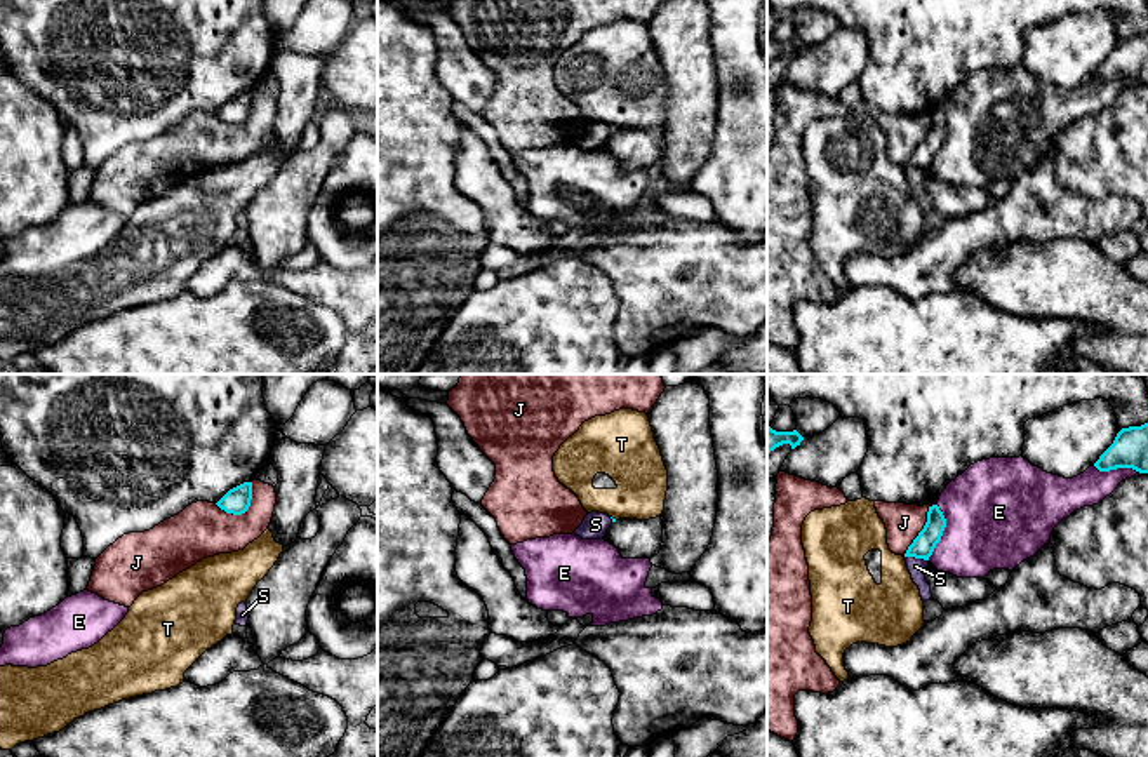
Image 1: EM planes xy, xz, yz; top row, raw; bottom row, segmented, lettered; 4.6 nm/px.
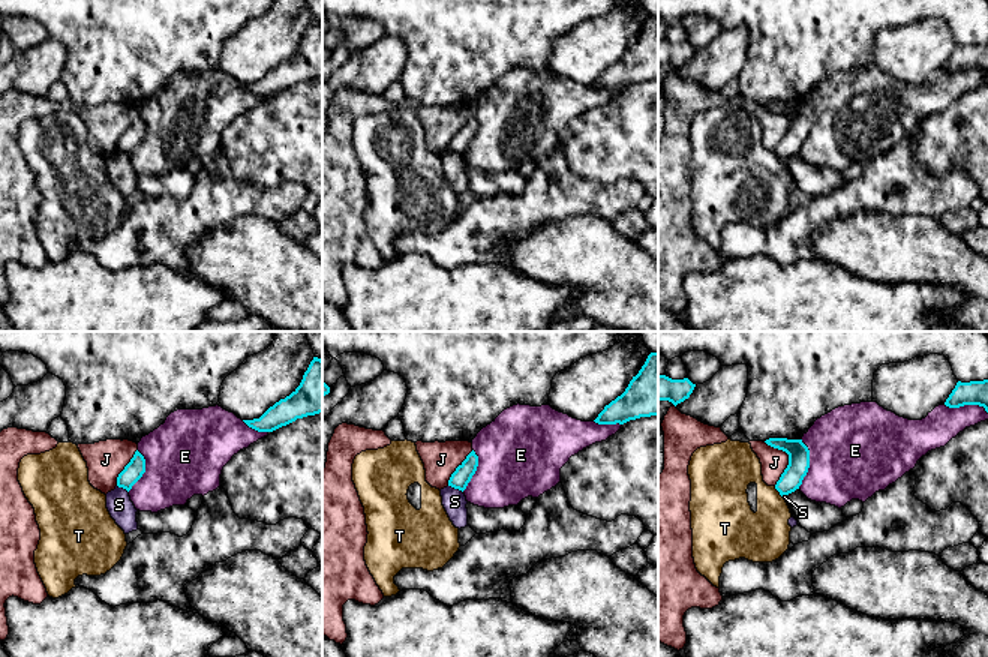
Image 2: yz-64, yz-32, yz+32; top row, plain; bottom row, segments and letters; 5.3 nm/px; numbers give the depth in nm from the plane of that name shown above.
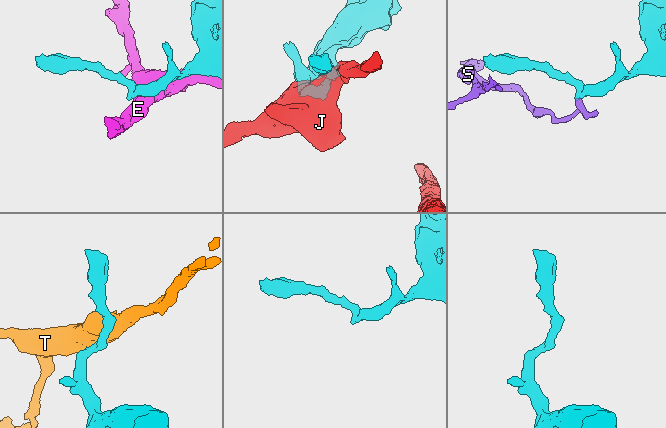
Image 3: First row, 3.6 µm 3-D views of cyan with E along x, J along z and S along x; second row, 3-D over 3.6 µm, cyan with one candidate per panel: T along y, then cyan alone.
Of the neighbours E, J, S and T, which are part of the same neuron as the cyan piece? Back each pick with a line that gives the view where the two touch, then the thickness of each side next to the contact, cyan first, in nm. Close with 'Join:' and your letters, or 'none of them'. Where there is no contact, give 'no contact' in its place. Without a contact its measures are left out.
Join: none of them

